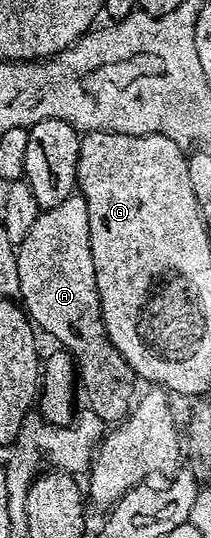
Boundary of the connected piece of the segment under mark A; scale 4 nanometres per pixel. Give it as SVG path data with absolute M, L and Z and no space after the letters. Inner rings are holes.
M75 194L60 202L60 206L39 211L36 222L32 222L32 230L28 230L24 242L17 245L17 249L20 266L20 303L26 309L27 316L41 331L43 328L58 343L55 345L61 346L73 356L81 391L82 388L86 391L86 404L90 407L87 409L96 418L102 418L107 426L117 425L132 411L136 400L136 377L124 354L120 354L120 350L112 346L102 321L100 294L96 290L96 270L92 266L88 208L82 195Z

